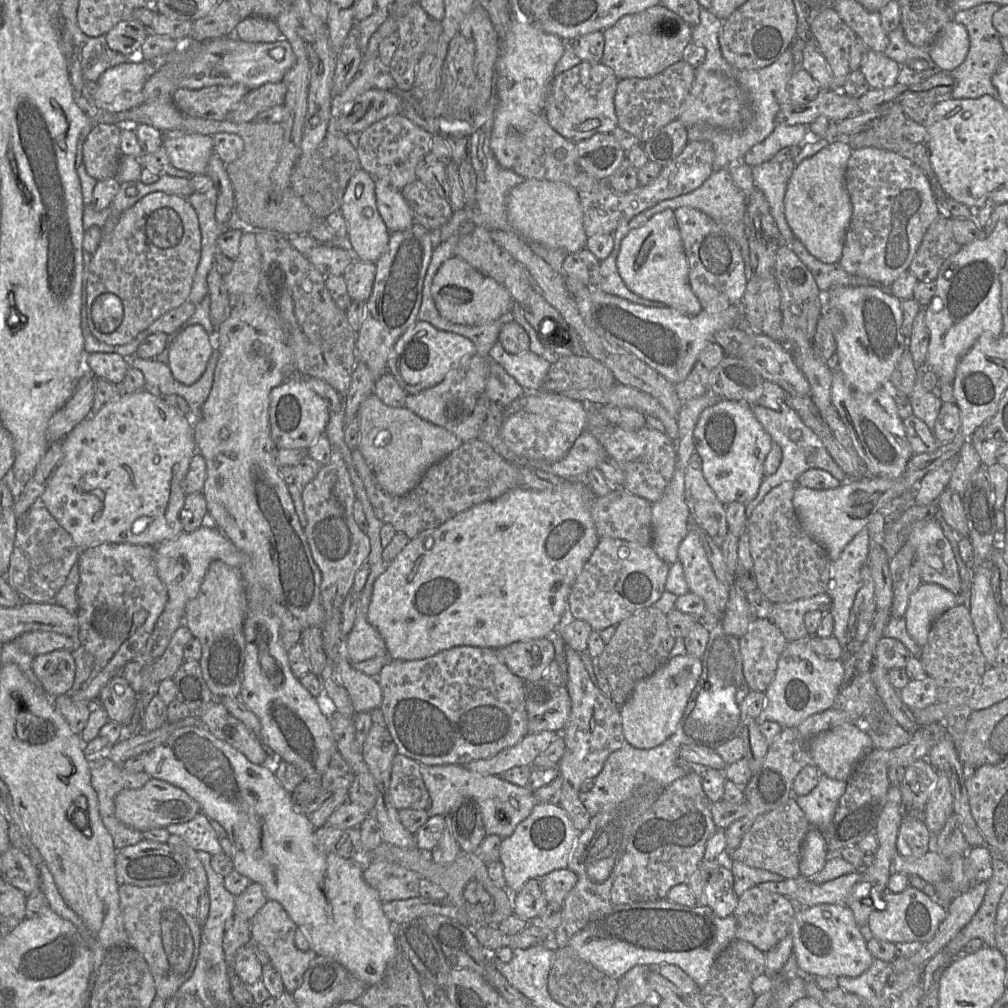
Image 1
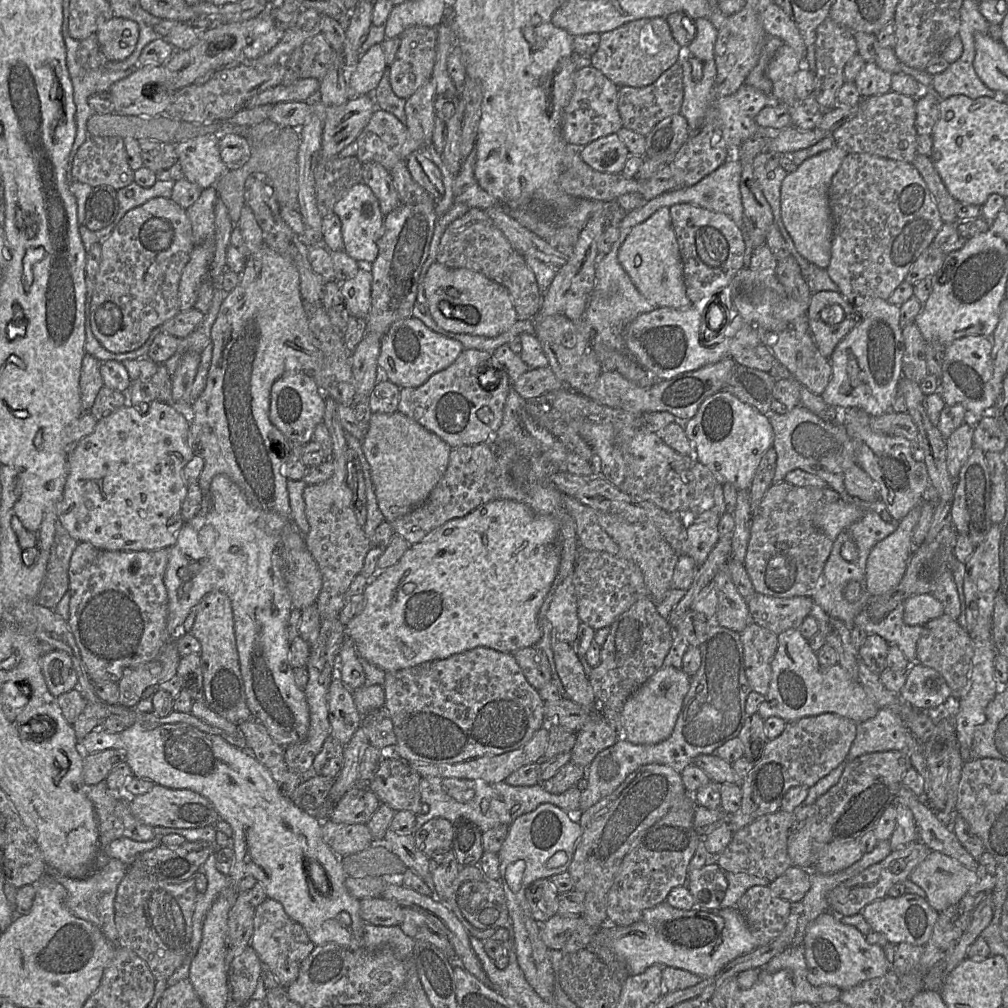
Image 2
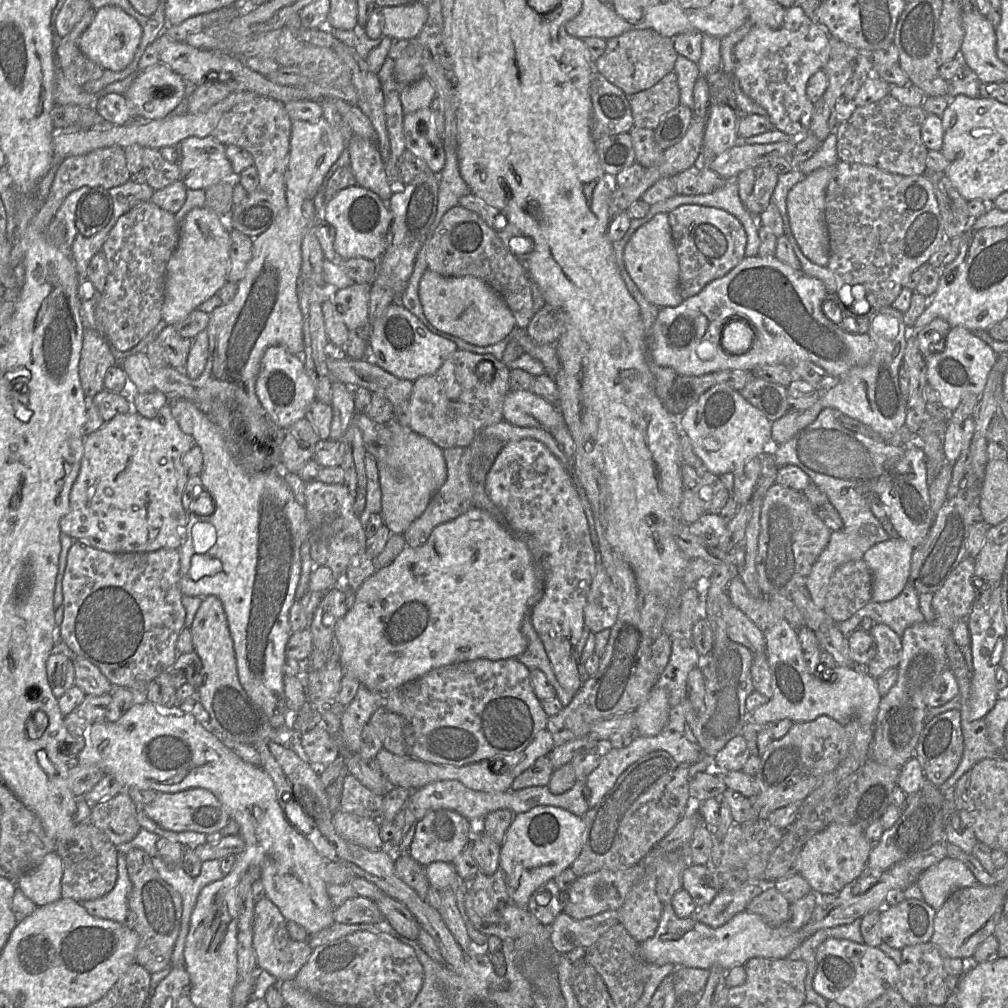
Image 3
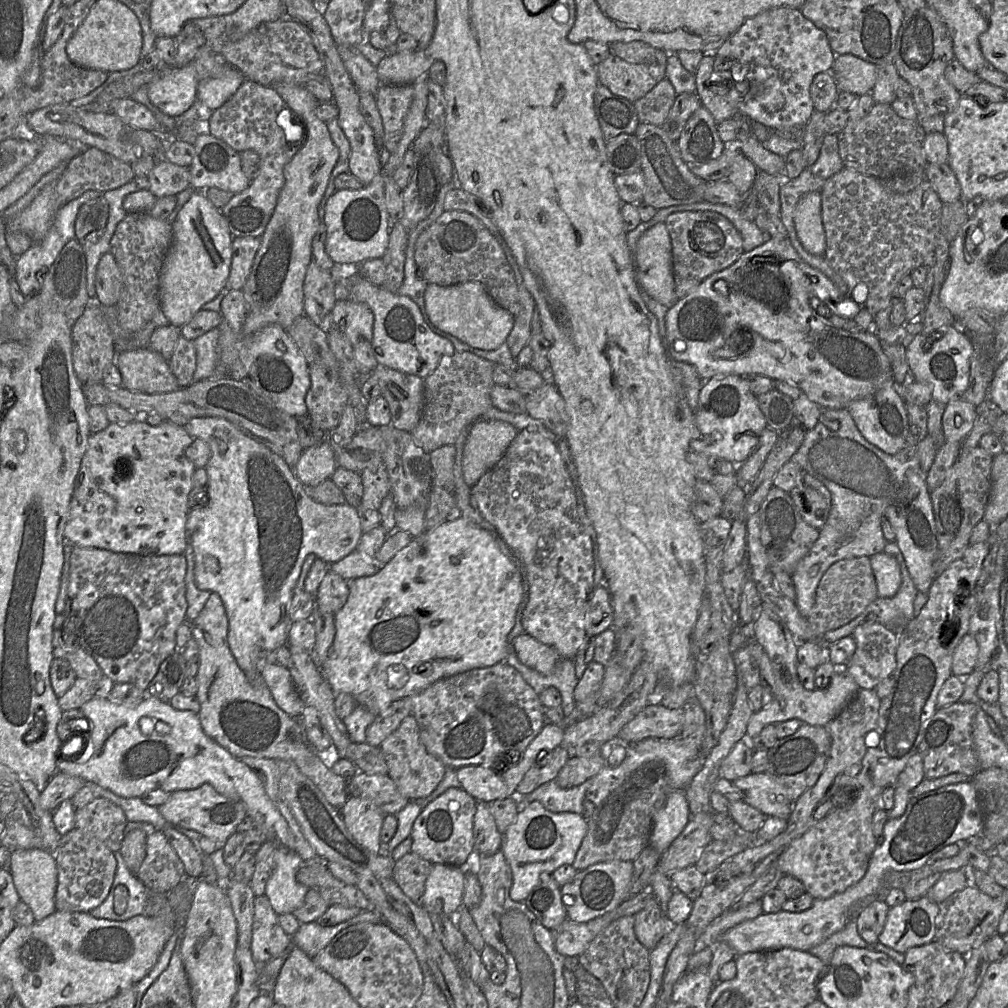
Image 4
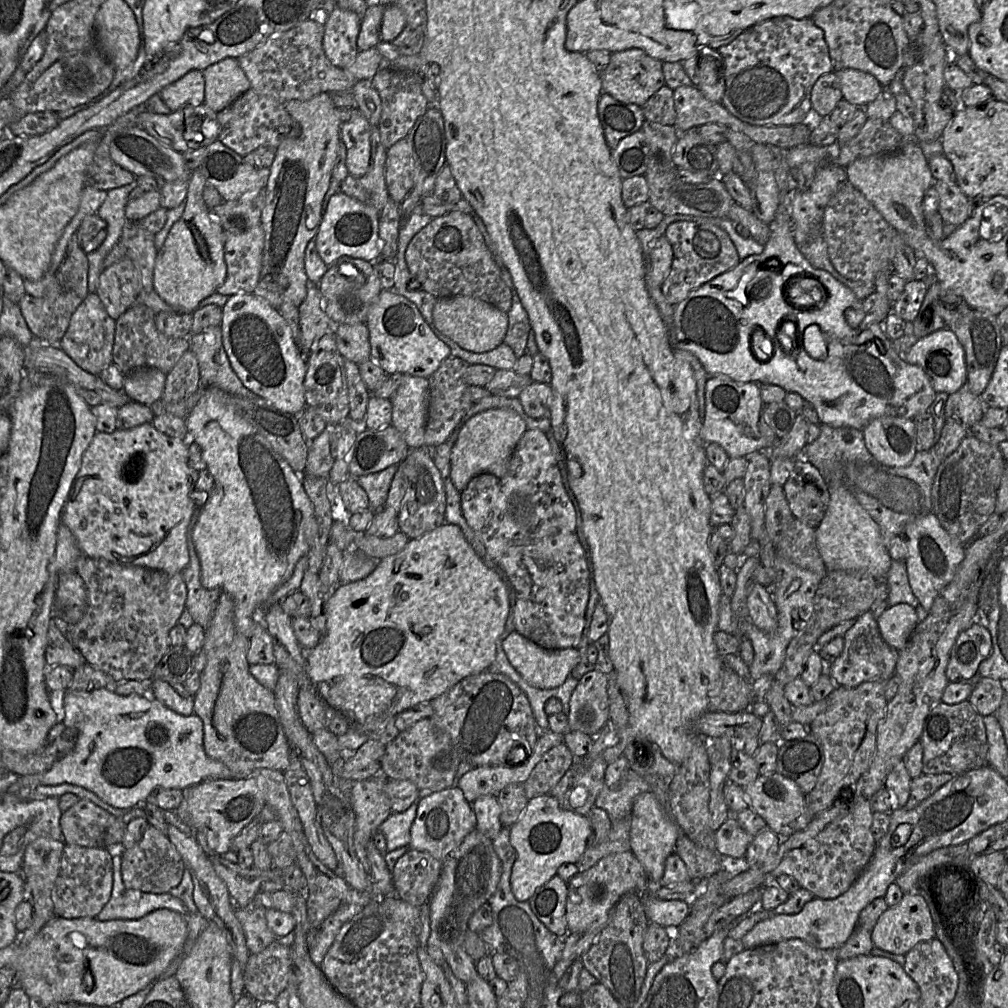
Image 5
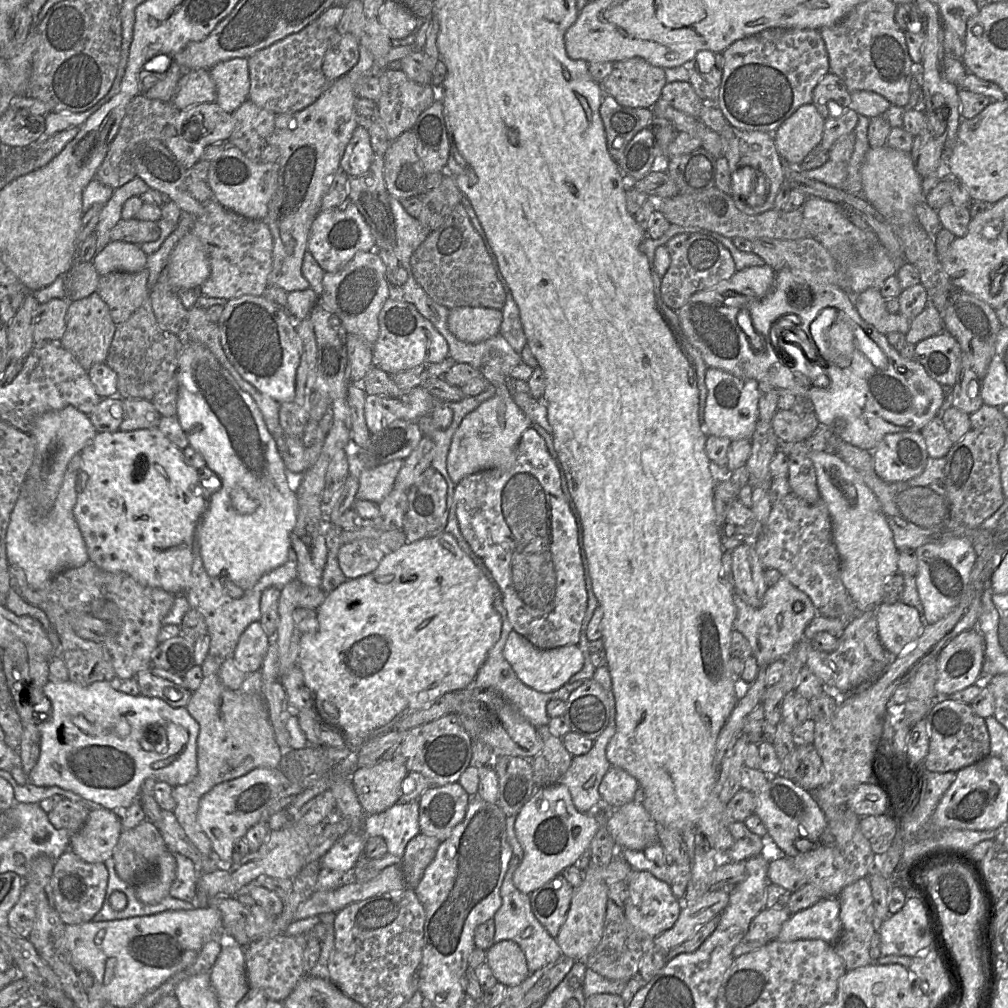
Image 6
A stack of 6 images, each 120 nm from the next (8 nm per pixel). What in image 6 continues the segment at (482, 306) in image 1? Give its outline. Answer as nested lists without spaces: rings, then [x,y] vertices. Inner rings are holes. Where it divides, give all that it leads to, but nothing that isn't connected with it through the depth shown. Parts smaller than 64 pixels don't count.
[[[457,307],[449,309],[449,331],[466,343],[479,343],[500,332],[502,312],[485,307]]]

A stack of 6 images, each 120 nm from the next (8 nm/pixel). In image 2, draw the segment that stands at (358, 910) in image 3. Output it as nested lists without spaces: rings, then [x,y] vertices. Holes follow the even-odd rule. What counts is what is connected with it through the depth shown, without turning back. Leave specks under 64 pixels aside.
[[[364,898],[360,900],[360,917],[375,926],[399,926],[403,907],[383,898]]]

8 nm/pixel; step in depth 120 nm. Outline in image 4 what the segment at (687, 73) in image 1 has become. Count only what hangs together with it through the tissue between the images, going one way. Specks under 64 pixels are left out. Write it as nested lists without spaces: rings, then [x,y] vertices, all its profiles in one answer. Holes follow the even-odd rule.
[[[664,77],[644,97],[633,103],[639,122],[661,126],[674,104],[676,96],[672,83]]]

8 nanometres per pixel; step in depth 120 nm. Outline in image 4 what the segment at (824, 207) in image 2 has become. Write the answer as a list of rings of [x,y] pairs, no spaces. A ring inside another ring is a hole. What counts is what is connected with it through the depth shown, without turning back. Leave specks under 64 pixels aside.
[[[821,192],[804,195],[795,207],[793,220],[802,247],[810,254],[824,256],[826,237],[821,216]]]

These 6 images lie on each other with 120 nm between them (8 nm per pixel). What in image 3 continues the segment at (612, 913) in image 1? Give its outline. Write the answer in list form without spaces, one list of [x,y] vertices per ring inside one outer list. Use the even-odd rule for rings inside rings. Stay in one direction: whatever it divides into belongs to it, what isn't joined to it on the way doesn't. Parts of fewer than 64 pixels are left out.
[[[669,902],[662,910],[655,934],[640,943],[640,950],[647,963],[708,970],[720,967],[727,971],[733,966],[744,966],[753,957],[784,959],[803,941],[801,930],[791,928],[789,921],[772,927],[760,915],[743,911],[723,926],[712,928],[692,917],[678,918]]]

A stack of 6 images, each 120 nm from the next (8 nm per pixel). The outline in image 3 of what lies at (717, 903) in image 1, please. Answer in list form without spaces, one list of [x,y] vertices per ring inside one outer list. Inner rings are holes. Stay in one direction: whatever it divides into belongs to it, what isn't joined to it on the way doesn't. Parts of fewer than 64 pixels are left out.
[[[689,865],[682,875],[682,889],[689,893],[697,908],[706,906],[719,892],[718,873],[710,865]]]

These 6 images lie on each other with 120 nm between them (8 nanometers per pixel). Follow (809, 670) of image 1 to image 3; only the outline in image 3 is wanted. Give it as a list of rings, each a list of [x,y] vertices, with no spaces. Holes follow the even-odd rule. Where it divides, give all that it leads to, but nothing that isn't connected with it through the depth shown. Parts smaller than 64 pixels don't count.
[[[782,619],[764,631],[766,653],[771,674],[772,696],[766,704],[748,713],[748,720],[757,723],[772,723],[782,719],[795,722],[815,720],[818,716],[827,715],[843,726],[852,718],[867,718],[874,723],[879,703],[882,699],[876,680],[866,672],[867,665],[852,667],[837,666],[828,681],[816,674],[811,674],[804,659],[804,650],[798,639],[797,629]]]

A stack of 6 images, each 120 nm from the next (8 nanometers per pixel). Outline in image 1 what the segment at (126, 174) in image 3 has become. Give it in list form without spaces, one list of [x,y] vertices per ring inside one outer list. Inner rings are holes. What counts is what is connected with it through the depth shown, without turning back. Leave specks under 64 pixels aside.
[[[95,123],[83,145],[83,164],[87,173],[102,181],[114,178],[120,158],[121,127],[111,123]]]

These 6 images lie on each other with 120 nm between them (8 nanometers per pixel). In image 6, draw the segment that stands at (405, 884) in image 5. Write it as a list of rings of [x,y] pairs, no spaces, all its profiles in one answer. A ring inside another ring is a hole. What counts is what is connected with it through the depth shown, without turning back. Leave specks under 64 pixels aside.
[[[423,833],[409,841],[400,862],[407,887],[413,890],[417,887],[441,843],[438,838]]]

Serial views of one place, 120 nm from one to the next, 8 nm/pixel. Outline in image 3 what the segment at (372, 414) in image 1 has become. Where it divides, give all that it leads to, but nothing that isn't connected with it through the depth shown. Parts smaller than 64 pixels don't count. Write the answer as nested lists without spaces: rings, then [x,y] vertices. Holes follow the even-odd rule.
[[[396,417],[386,424],[391,432],[391,444],[384,460],[377,462],[382,491],[381,515],[392,534],[403,535],[445,483],[447,466],[444,449],[430,439],[403,426]]]

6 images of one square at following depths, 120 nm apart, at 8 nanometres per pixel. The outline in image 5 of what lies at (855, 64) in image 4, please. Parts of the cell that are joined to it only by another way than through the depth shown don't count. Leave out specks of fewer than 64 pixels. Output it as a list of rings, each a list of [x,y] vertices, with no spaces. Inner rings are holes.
[[[847,68],[835,73],[843,98],[859,108],[865,108],[873,102],[882,90],[879,81],[867,72]]]

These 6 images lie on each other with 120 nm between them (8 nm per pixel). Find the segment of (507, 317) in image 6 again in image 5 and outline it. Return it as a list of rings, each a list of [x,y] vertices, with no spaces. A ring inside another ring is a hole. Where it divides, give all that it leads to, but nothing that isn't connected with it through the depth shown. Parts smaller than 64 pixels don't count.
[[[513,283],[512,285],[513,288],[510,289],[512,293],[512,305],[507,313],[509,322],[504,337],[504,343],[512,348],[517,358],[520,358],[524,353],[526,353],[531,325],[528,314],[518,296],[517,290]]]

